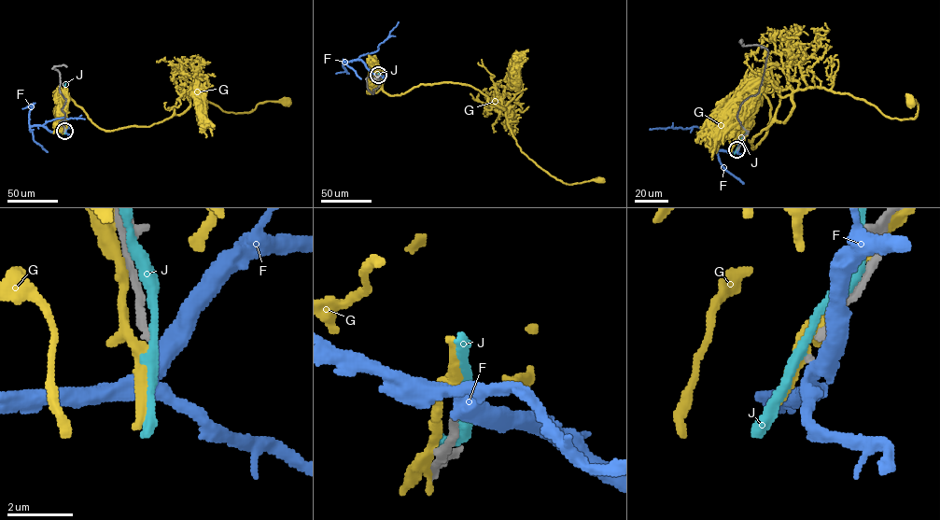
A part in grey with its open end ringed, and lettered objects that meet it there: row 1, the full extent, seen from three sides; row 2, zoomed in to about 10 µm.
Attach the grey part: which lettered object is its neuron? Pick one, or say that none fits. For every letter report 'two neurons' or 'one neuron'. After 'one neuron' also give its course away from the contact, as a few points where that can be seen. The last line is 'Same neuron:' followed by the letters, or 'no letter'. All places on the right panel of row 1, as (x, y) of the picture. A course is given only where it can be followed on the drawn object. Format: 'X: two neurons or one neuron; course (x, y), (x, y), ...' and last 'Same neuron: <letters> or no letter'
F: two neurons
G: two neurons
J: two neurons
Same neuron: no letter

